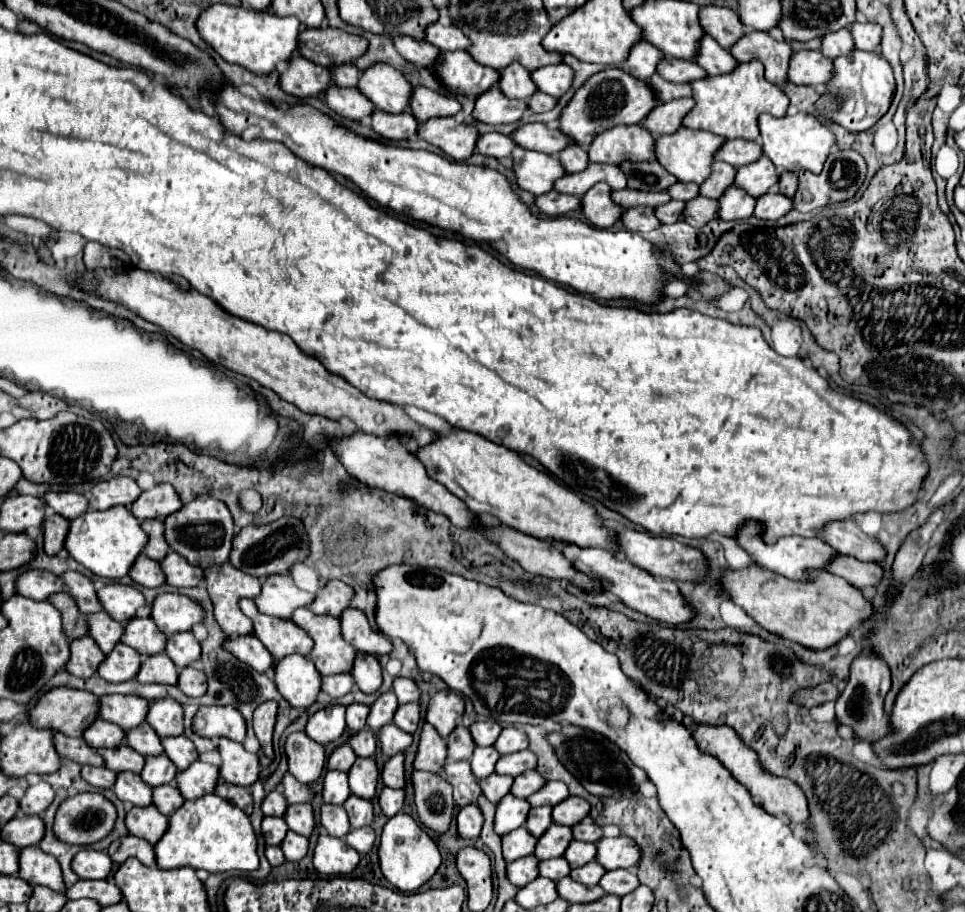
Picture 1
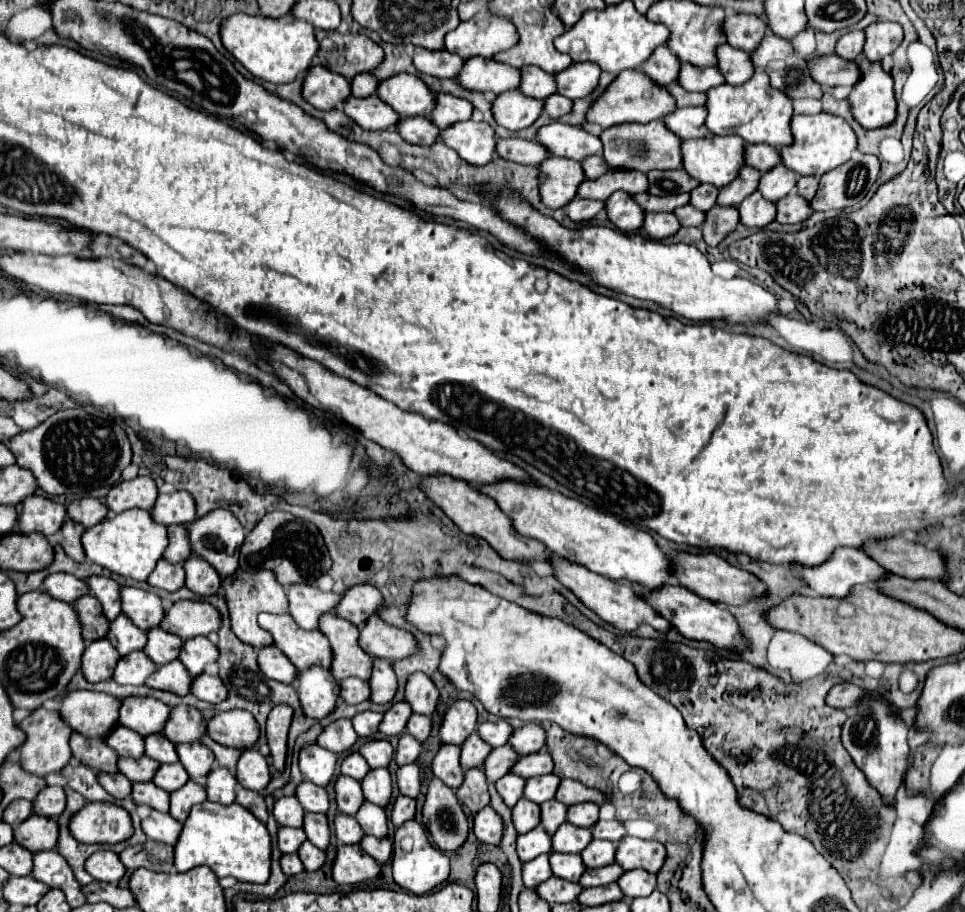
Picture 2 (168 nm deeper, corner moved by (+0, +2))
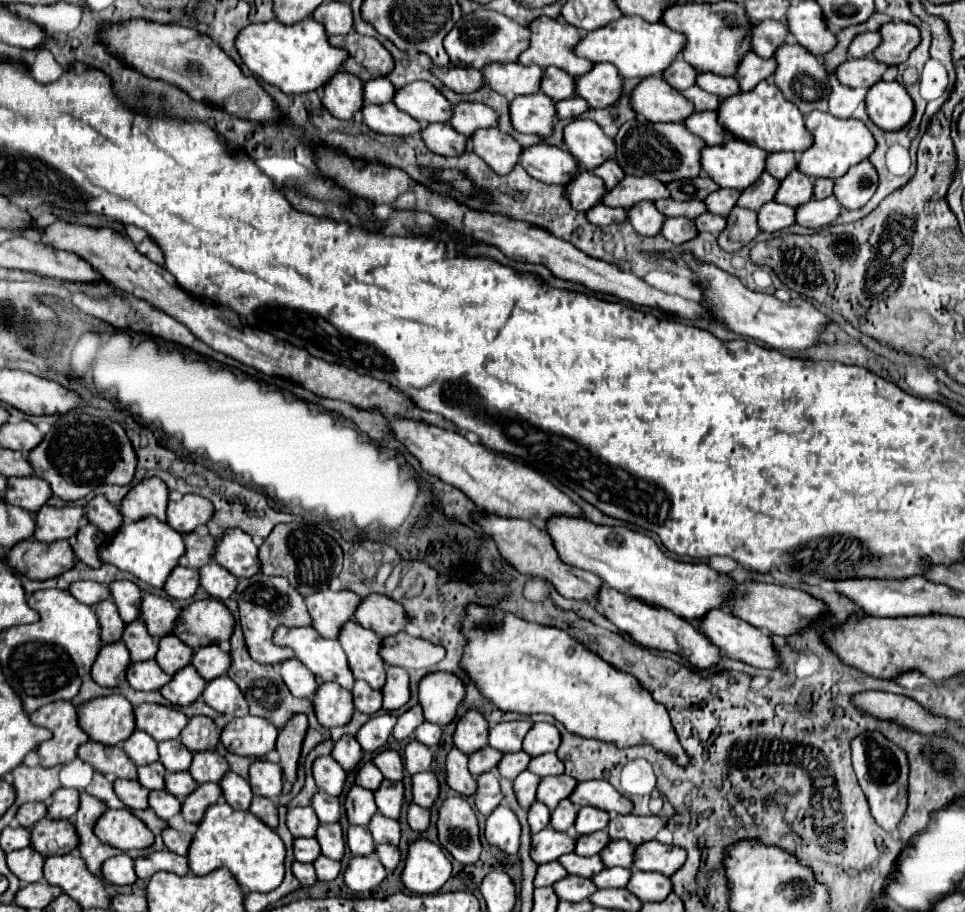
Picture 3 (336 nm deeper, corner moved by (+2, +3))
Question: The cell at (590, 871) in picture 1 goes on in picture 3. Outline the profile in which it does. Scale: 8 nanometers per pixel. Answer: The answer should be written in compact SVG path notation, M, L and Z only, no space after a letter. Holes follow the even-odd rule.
M604 868L600 874L592 876L598 888L626 888L630 880L630 872L626 868Z

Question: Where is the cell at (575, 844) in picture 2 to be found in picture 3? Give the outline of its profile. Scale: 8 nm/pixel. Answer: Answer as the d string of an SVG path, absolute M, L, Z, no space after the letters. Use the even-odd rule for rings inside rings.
M606 830L594 832L590 836L578 836L576 854L580 854L580 856L594 856L594 854L600 854L608 844L610 844L610 836L608 836Z

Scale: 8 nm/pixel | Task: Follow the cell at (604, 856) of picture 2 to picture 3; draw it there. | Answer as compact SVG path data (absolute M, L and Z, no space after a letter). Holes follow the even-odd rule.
M612 840L610 848L604 848L600 856L604 860L604 866L608 866L608 868L622 866L622 868L632 870L634 852L636 852L636 846L632 846L630 842L626 842L626 840Z

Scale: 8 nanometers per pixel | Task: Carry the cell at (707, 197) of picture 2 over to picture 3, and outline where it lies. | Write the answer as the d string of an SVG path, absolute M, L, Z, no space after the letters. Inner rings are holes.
M720 188L718 192L712 192L704 202L706 206L710 208L712 214L718 214L718 216L728 216L730 210L736 206L740 198L740 192L738 190L732 190L732 188Z

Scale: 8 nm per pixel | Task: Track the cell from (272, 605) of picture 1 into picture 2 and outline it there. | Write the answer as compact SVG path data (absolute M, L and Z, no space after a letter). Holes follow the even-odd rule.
M298 583L286 587L288 597L288 613L302 629L316 629L318 617L328 613L340 601L338 593L322 593L314 585Z

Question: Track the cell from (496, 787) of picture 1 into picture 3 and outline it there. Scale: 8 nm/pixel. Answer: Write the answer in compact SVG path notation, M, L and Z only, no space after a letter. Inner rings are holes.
M522 772L522 776L518 776L518 780L514 780L514 792L518 796L518 802L522 804L522 808L530 808L536 802L536 790L540 784L540 776L532 774L532 772Z

